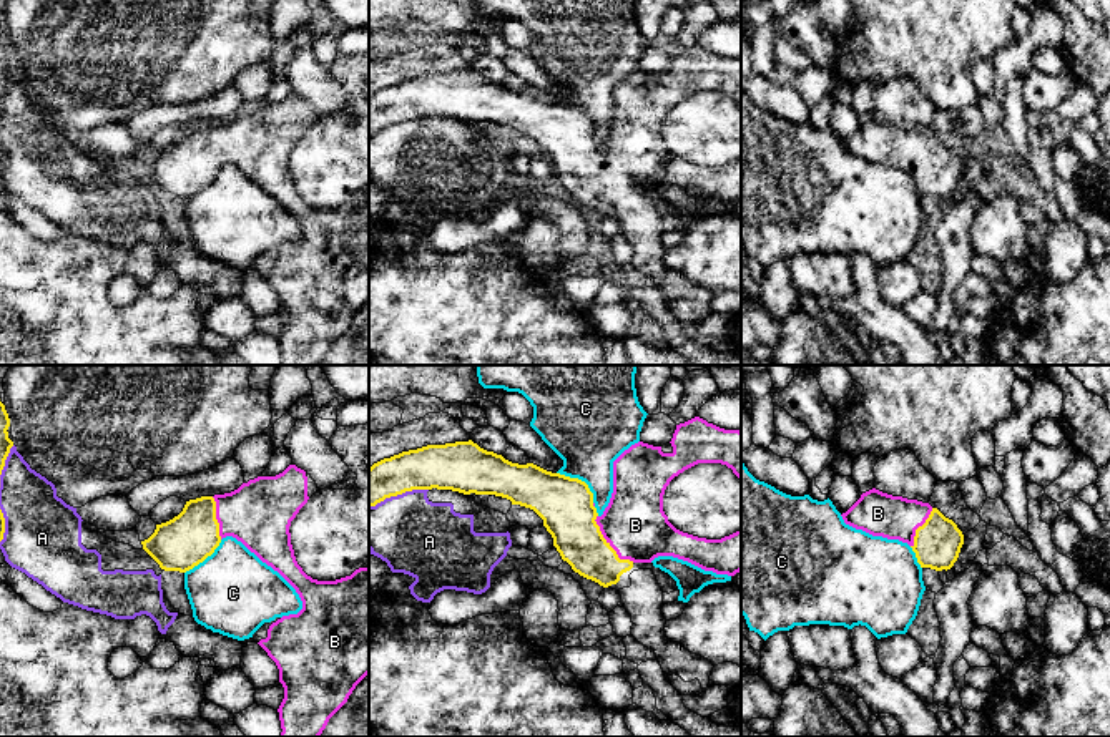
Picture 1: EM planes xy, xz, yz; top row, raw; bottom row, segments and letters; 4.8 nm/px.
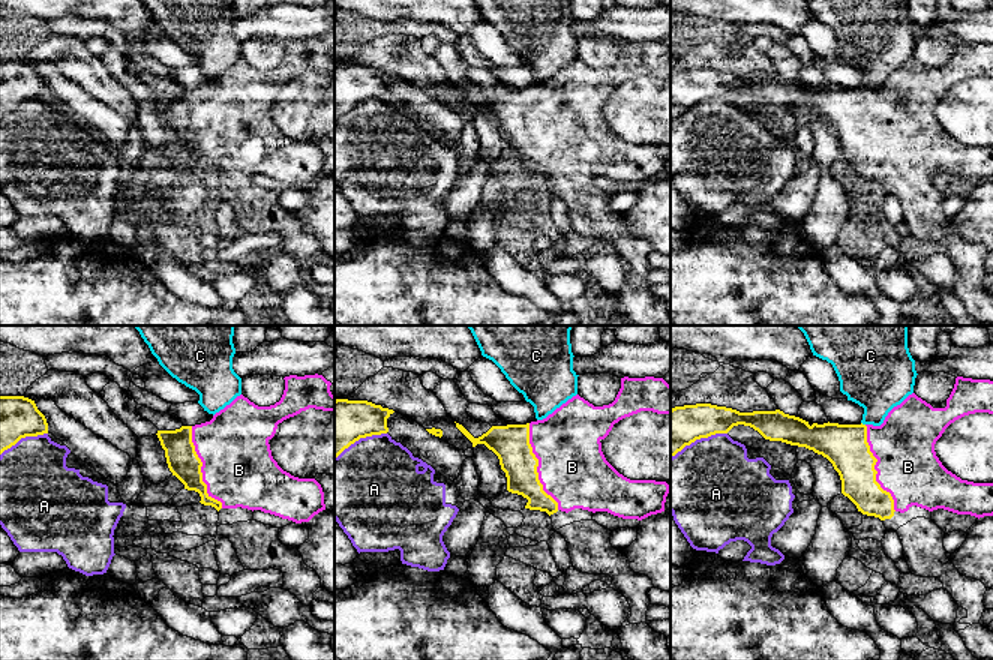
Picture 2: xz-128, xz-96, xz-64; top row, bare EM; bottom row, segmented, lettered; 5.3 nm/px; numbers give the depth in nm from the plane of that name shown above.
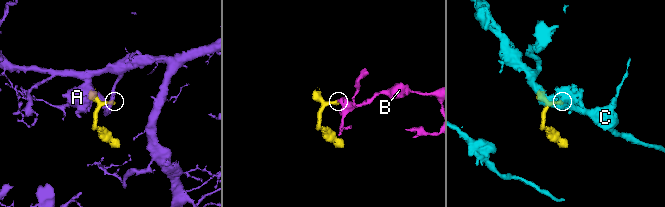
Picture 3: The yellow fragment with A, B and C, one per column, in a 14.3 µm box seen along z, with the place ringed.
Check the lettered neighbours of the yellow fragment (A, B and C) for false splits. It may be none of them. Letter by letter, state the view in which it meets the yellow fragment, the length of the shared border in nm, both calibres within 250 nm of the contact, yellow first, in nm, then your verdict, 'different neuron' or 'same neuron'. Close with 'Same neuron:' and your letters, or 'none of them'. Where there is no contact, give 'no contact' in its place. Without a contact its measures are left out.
A: xz | 300 nm | 220/380 nm | different neuron
B: xz | 300 nm | 260/300 nm | same neuron
C: xz | 240 nm | 260/380 nm | different neuron
Same neuron: B

